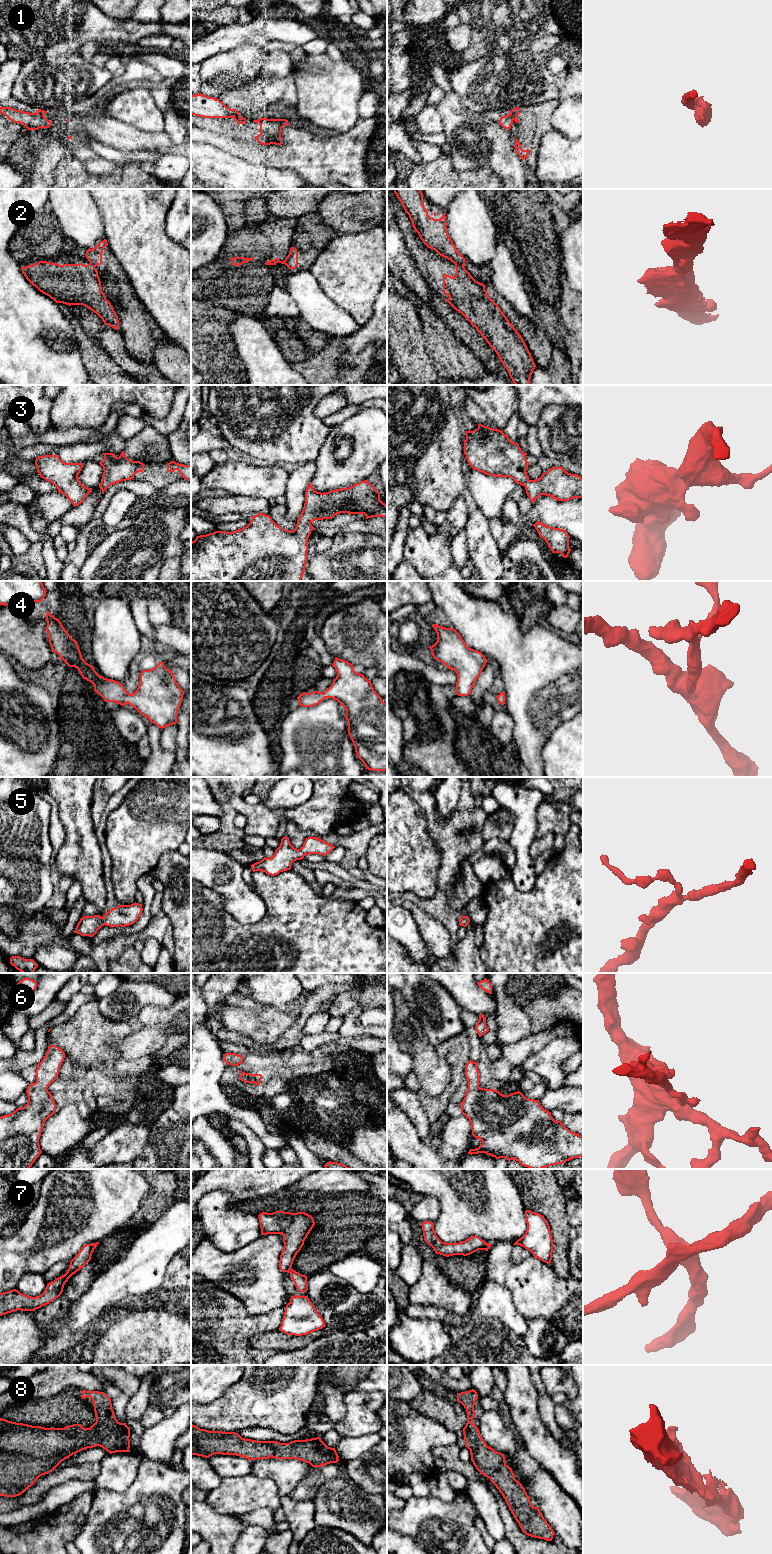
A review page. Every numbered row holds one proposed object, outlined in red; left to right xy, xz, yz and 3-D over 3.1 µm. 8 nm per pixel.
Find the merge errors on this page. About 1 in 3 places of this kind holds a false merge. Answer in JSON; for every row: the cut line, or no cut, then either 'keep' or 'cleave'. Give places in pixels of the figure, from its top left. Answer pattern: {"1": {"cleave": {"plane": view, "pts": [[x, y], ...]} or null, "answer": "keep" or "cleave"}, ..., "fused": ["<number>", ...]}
{"1": {"cleave": {"plane": "xz", "pts": [[239, 115], [233, 117]]}, "answer": "cleave"}, "2": {"cleave": {"plane": "yz", "pts": [[454, 262], [463, 266]]}, "answer": "cleave"}, "3": {"cleave": null, "answer": "keep"}, "4": {"cleave": null, "answer": "keep"}, "5": {"cleave": null, "answer": "keep"}, "6": {"cleave": null, "answer": "keep"}, "7": {"cleave": {"plane": "xz", "pts": [[291, 1268], [287, 1271]]}, "answer": "cleave"}, "8": {"cleave": null, "answer": "keep"}, "fused": ["1", "2", "7"]}

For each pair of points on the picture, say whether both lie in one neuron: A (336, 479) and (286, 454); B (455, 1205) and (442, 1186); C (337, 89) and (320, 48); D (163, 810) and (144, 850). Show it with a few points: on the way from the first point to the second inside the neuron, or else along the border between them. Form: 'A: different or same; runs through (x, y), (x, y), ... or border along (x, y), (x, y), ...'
A: different; border along (325, 439), (318, 456), (314, 460)
B: same; runs through (455, 1200), (447, 1191)
C: different; border along (325, 52), (307, 55)
D: same; runs through (153, 820), (144, 829), (144, 840)

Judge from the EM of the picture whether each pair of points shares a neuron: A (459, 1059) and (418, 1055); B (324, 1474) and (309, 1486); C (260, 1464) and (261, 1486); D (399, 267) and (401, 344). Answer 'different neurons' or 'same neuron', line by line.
A: different neurons
B: same neuron
C: different neurons
D: different neurons

